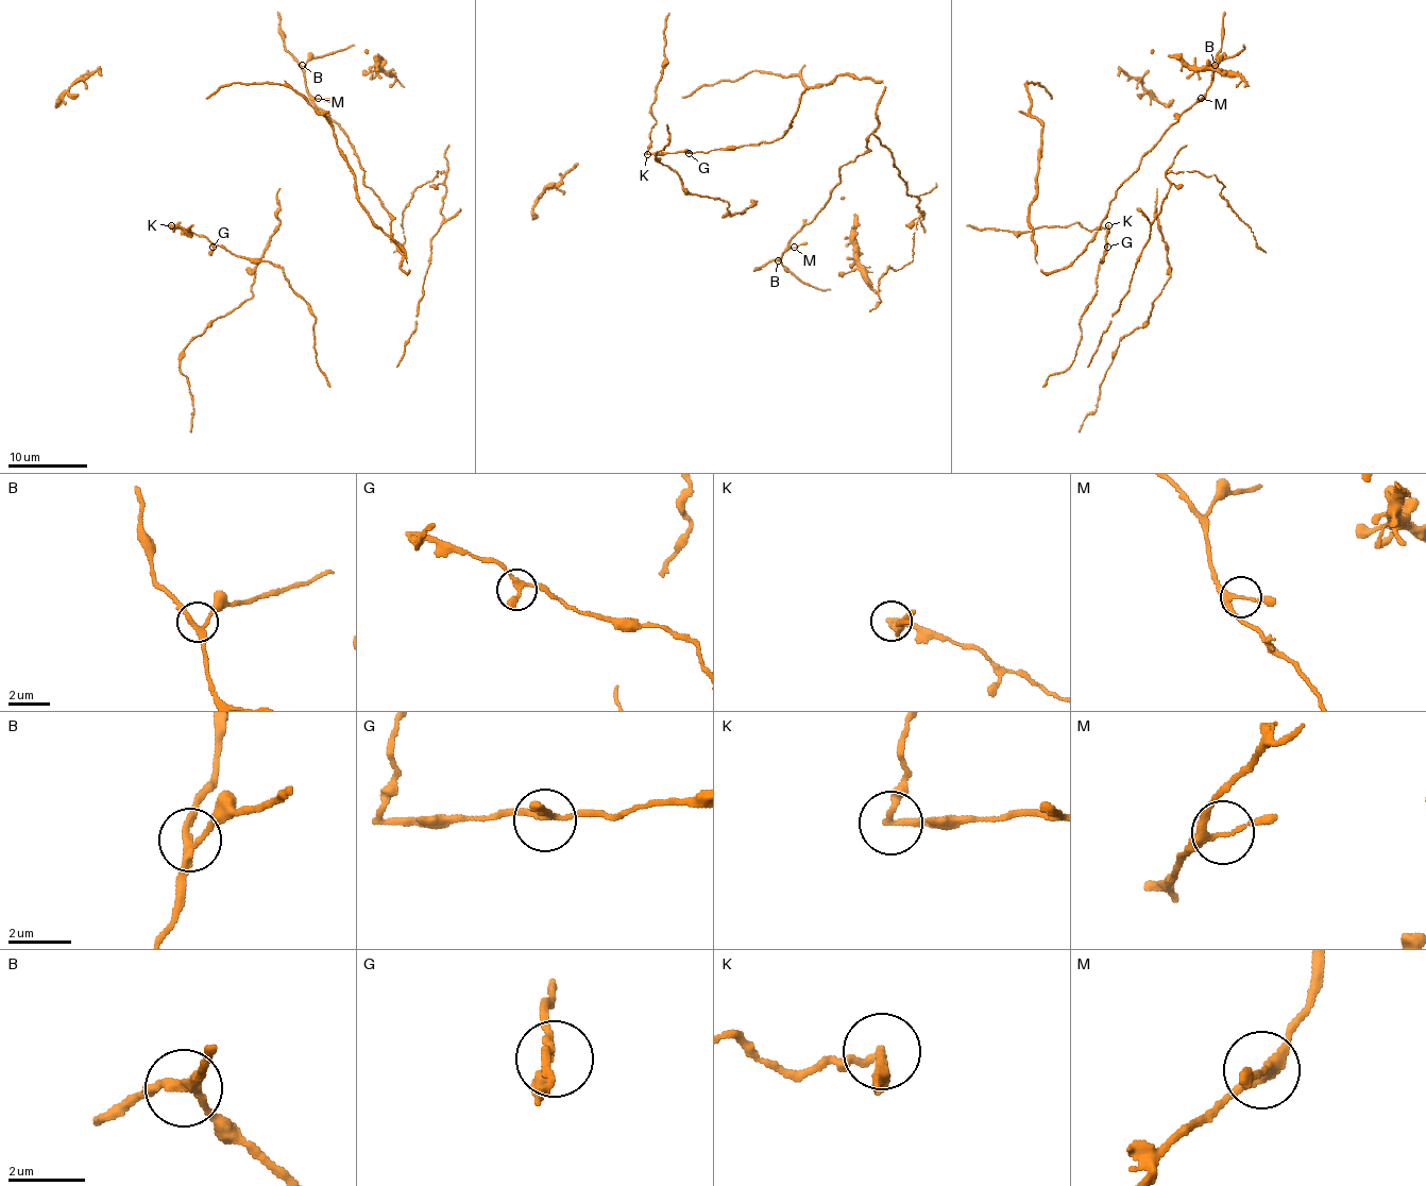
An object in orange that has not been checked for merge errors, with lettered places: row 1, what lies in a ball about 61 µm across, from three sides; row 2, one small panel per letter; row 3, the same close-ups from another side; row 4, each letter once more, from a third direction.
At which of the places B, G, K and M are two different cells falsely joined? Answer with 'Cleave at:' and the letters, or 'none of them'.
Cleave at: K

